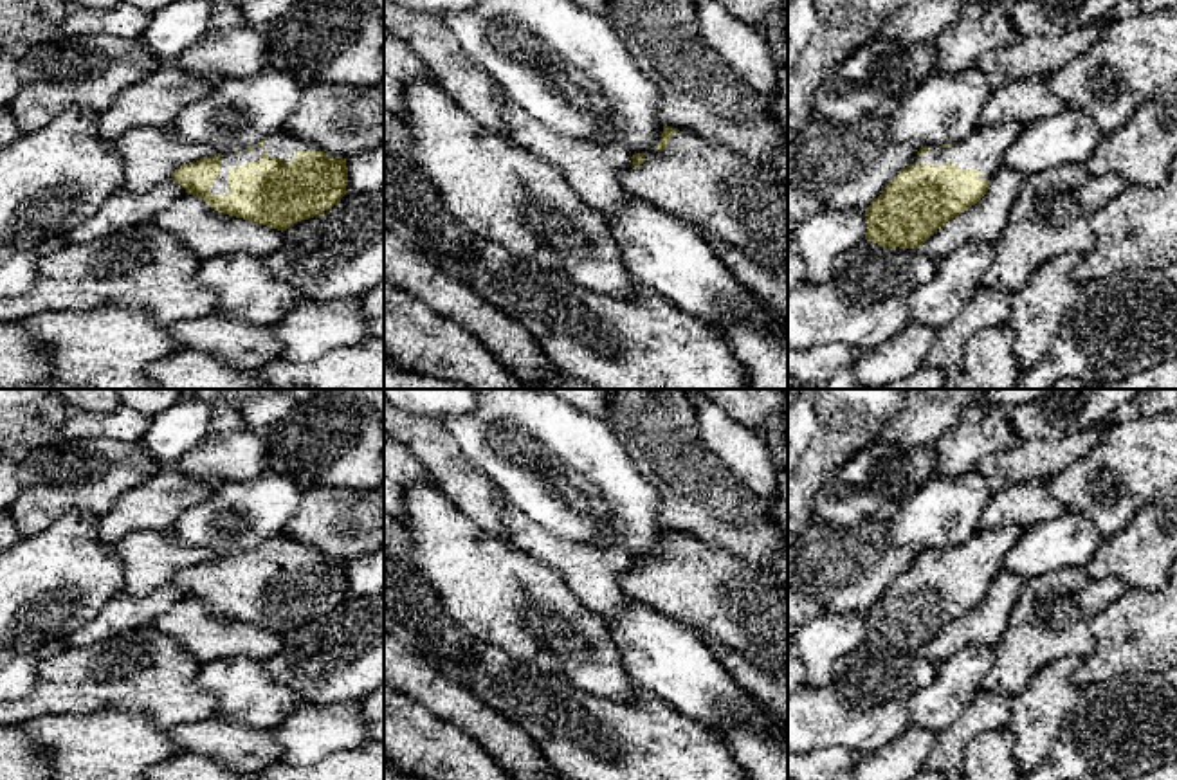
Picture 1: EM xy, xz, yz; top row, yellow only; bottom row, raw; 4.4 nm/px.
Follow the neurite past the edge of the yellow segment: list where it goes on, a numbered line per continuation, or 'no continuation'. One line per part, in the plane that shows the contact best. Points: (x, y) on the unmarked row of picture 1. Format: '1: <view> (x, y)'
1: xy (282, 548)

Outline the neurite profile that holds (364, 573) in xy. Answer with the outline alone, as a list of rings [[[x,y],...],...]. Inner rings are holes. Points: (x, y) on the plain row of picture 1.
[[[384,548],[346,562],[348,596],[373,596],[384,593]]]

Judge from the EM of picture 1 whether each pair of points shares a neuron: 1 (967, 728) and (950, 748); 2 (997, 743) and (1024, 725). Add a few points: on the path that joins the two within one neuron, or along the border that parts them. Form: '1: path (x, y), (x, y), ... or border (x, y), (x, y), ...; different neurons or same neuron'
1: path (961, 734), (952, 743); same neuron
2: border (1004, 728), (1013, 737), (1015, 761); different neurons

